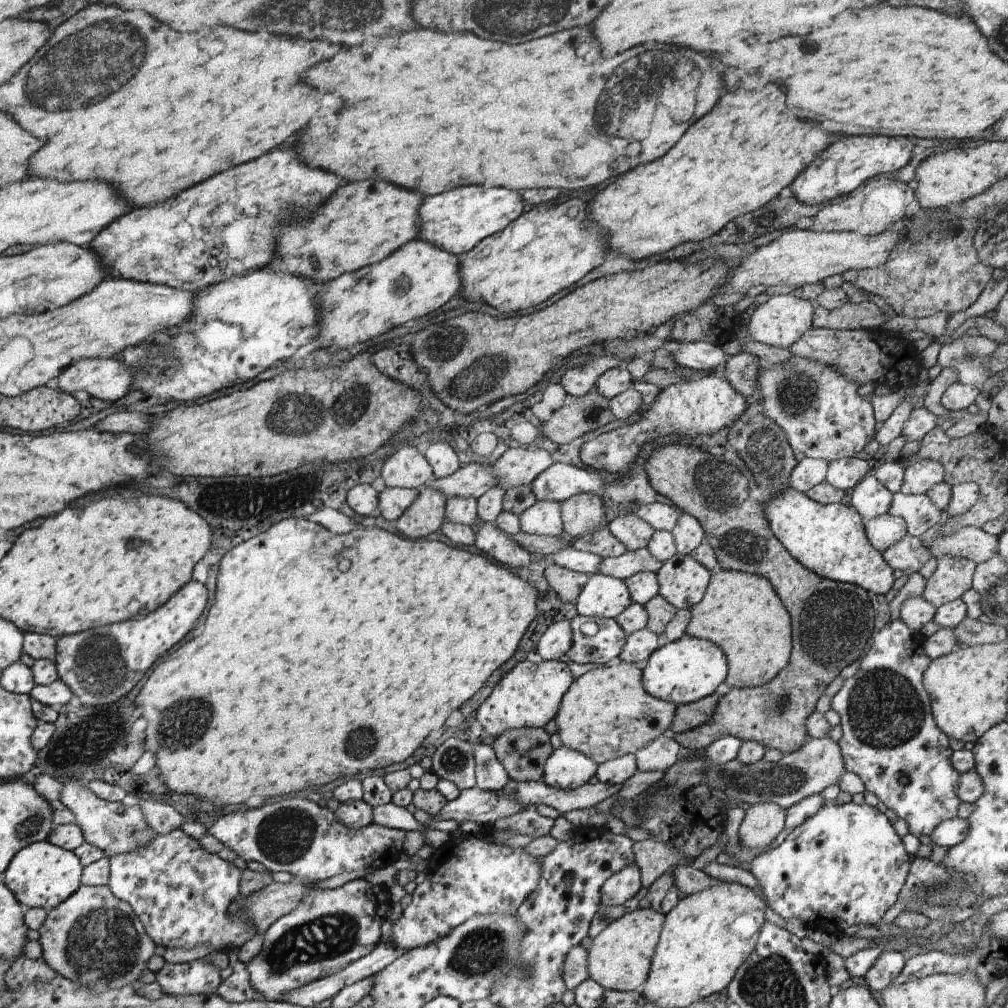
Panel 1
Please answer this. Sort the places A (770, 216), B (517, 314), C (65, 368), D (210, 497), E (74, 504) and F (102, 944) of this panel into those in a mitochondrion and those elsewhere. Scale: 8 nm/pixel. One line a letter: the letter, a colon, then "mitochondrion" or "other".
A: other
B: other
C: other
D: other
E: other
F: mitochondrion

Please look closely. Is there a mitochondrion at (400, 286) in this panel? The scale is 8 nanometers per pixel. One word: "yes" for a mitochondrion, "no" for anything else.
yes

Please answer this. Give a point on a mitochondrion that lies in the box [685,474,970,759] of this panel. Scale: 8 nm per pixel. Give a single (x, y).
(884, 708)

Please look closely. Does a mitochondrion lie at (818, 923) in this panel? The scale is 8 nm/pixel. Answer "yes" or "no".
no

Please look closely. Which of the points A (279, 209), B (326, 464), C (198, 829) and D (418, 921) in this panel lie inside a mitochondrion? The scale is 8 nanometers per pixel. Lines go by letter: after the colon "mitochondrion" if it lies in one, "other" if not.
A: mitochondrion
B: other
C: other
D: other

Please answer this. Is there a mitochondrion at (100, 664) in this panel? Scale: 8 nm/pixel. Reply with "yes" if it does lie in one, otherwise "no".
yes

